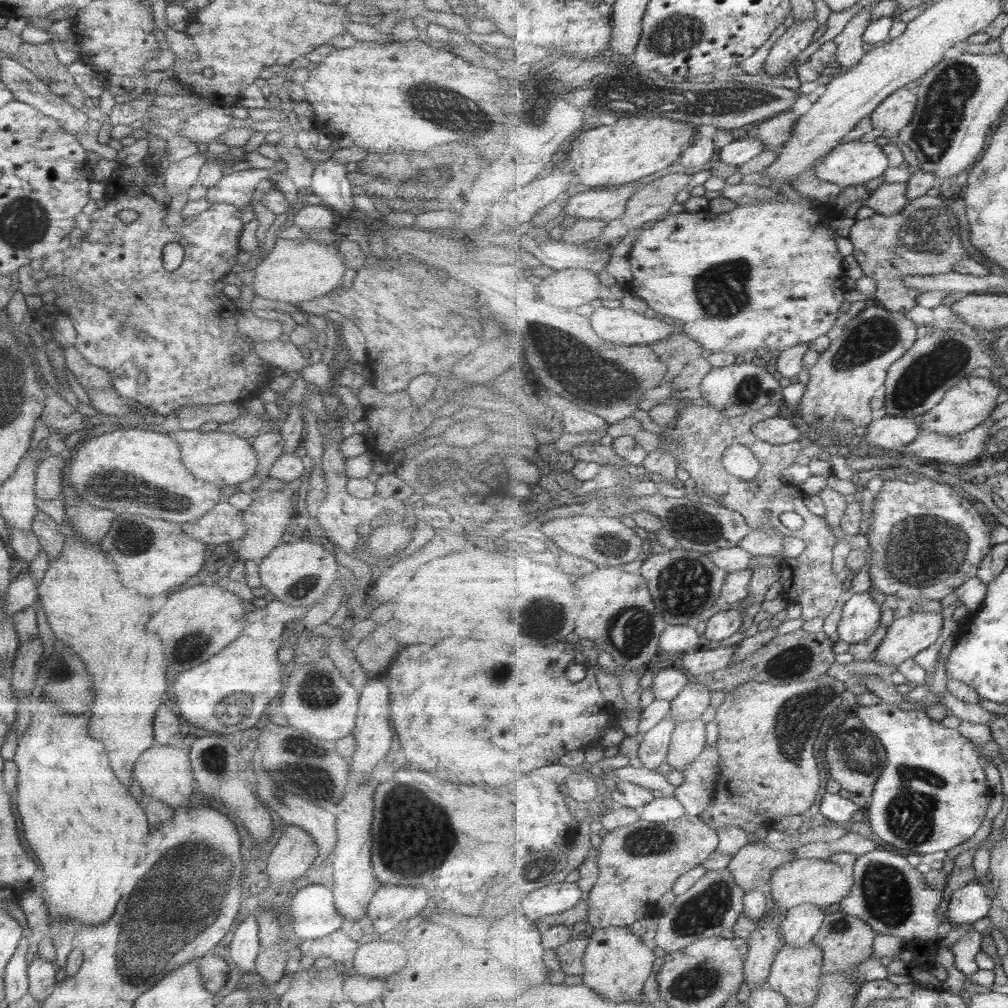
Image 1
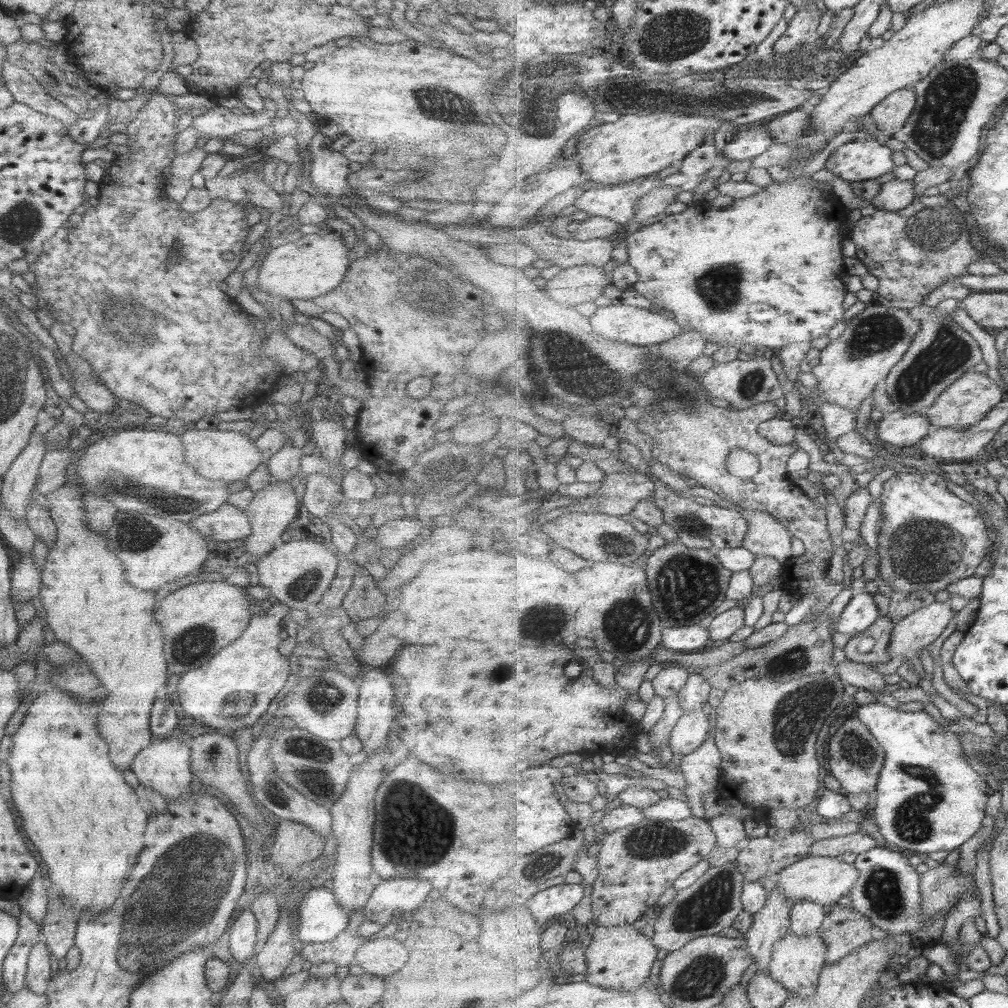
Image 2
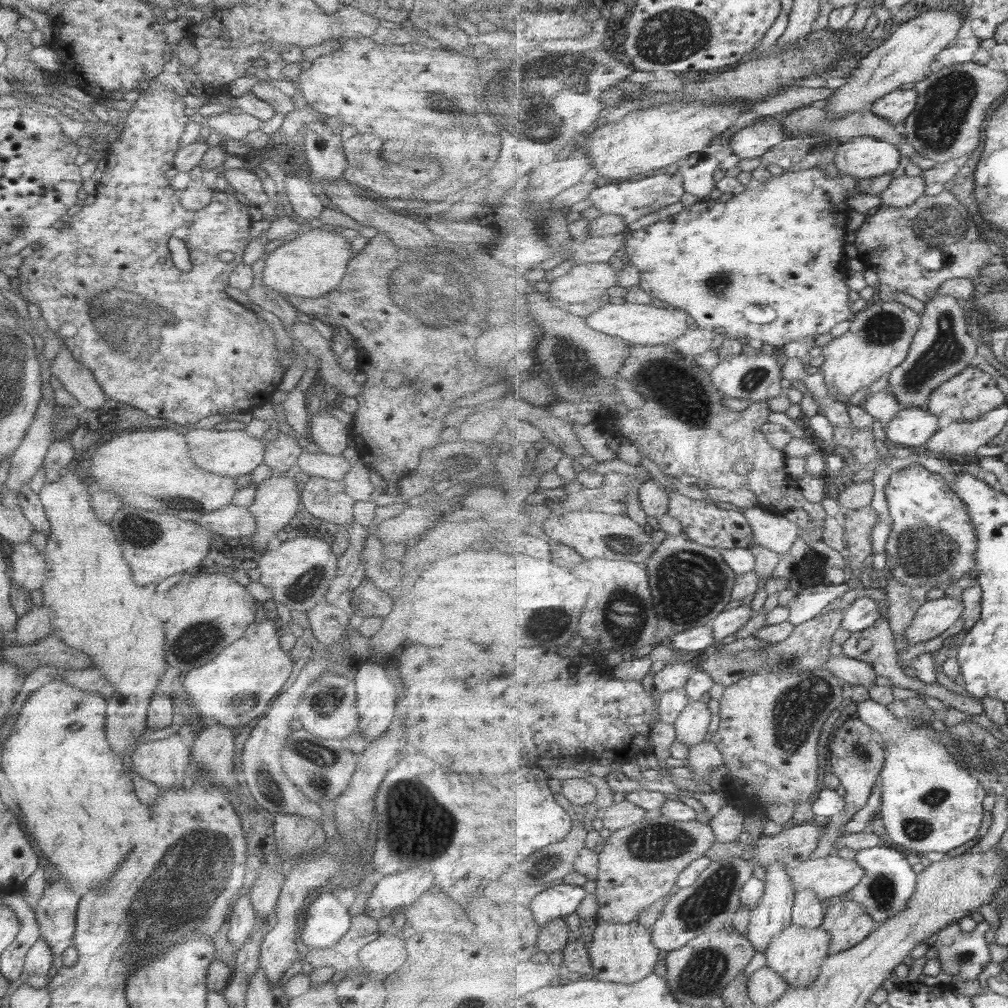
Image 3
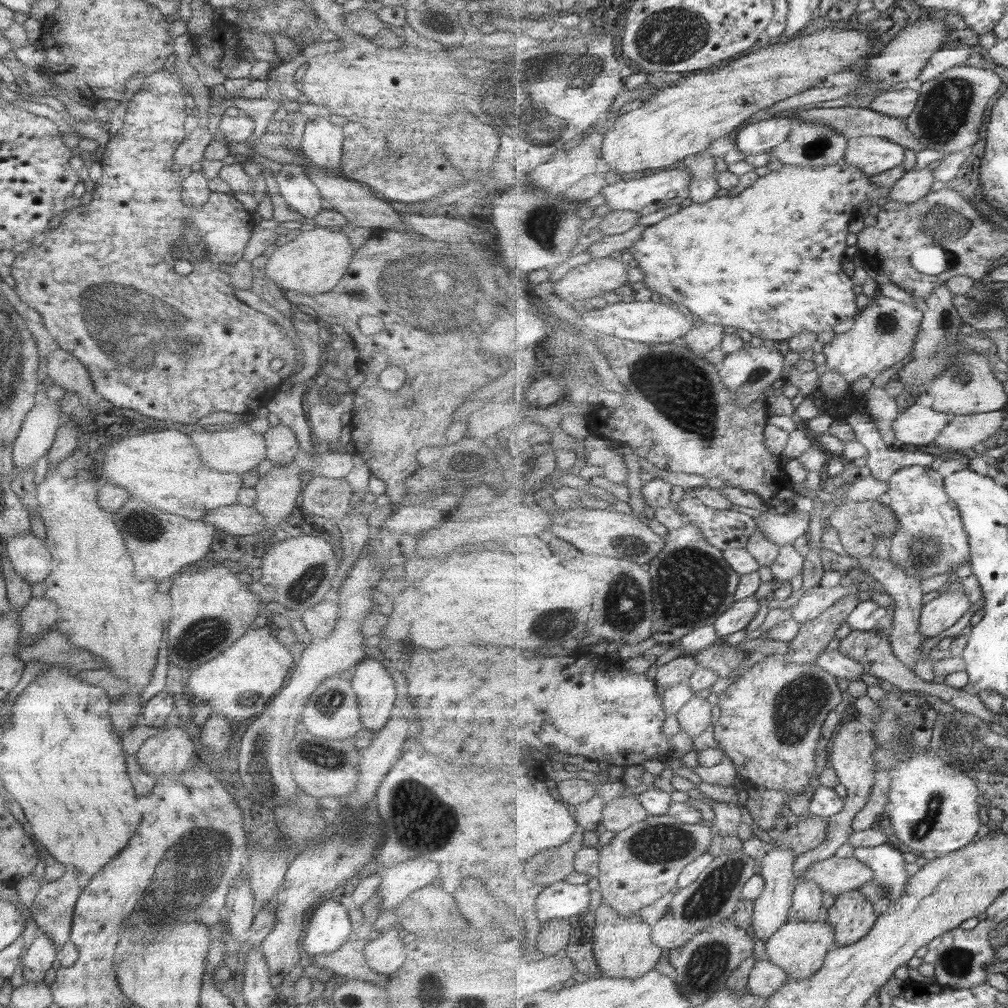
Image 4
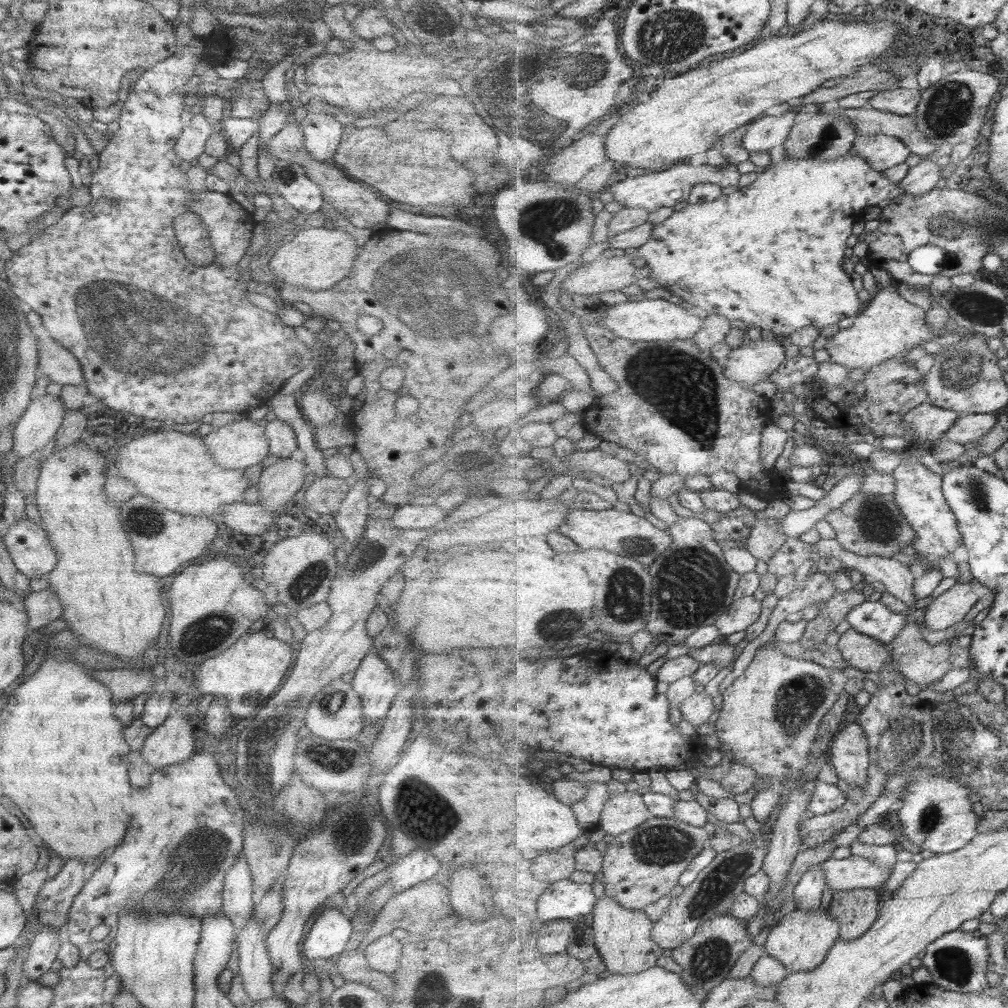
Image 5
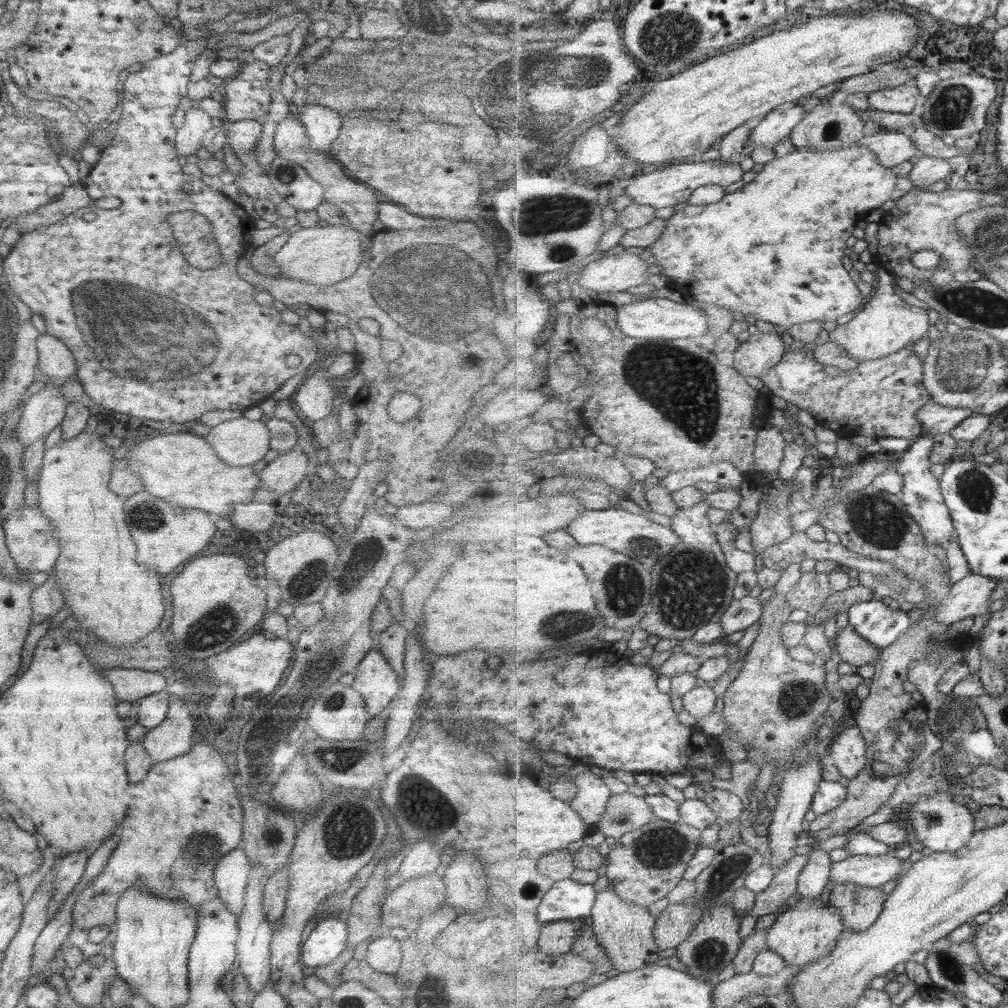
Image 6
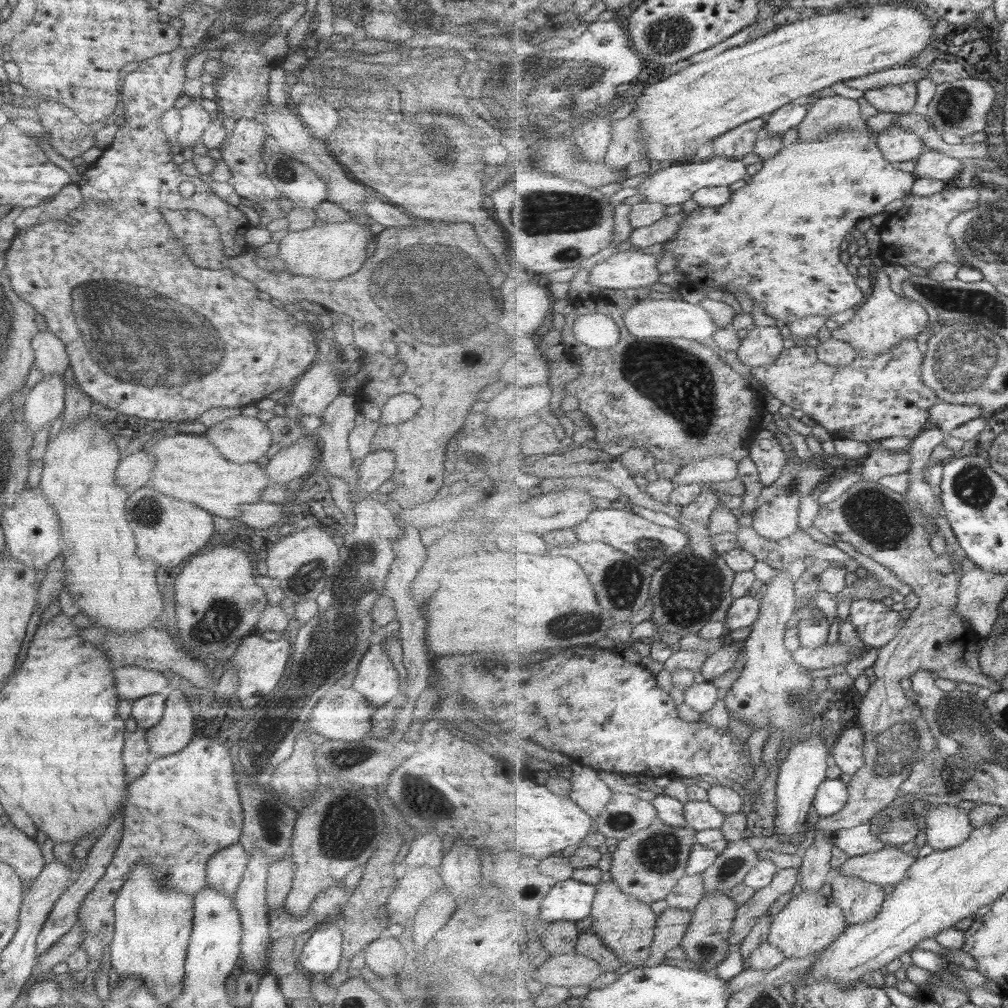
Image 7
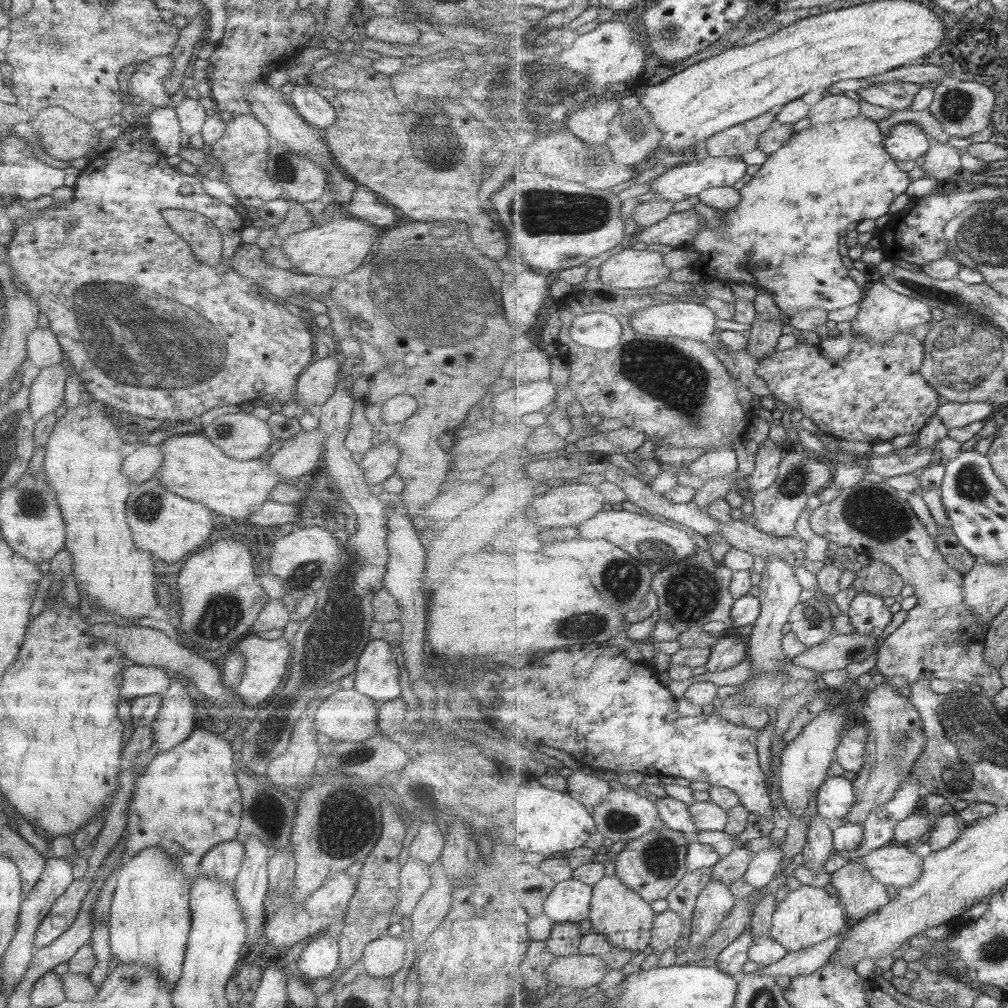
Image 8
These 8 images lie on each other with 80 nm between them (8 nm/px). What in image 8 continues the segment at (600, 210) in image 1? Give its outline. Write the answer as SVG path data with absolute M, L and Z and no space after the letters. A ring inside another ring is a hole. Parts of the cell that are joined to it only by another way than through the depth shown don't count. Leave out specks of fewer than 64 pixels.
M708 156L704 159L693 160L691 163L684 163L678 167L668 168L656 179L652 180L650 190L656 193L657 197L668 198L673 202L687 200L691 196L698 194L711 187L731 187L735 186L745 174L747 174L747 163L742 157Z

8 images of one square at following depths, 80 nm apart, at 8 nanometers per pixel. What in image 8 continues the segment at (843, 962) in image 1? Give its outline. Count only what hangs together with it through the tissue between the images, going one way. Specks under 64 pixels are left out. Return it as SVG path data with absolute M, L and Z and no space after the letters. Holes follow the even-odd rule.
M861 859L850 861L831 876L831 884L846 907L850 923L877 913L880 907L893 899L887 891L887 885L873 878L865 865L861 865Z

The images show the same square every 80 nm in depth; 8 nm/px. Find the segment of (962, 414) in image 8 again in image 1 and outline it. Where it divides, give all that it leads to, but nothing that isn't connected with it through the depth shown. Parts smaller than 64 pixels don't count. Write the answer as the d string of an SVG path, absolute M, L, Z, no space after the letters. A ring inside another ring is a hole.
M886 414L867 426L863 438L869 445L878 446L885 451L893 448L902 450L904 446L911 444L921 431L911 418Z

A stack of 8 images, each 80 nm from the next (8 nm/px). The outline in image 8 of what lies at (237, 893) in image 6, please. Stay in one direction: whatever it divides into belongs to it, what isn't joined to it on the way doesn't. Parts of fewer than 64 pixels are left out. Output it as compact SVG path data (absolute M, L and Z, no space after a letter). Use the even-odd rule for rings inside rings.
M235 840L220 843L201 856L200 874L220 882L231 882L237 876L243 857L243 846Z

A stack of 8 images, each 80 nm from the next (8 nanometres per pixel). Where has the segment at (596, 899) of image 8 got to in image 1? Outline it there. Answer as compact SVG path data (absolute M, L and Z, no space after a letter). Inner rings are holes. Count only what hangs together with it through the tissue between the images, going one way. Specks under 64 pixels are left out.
M630 927L594 928L583 957L585 972L581 975L582 980L605 999L637 1001L643 998L645 982L653 972L657 957L652 946L633 933Z

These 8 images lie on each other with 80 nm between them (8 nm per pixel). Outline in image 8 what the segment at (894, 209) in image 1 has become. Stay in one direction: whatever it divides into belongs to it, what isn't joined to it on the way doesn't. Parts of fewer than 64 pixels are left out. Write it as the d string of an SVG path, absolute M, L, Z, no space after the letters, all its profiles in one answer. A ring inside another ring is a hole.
M933 142L925 153L922 170L938 181L958 180L963 174L963 160L958 148L948 143Z

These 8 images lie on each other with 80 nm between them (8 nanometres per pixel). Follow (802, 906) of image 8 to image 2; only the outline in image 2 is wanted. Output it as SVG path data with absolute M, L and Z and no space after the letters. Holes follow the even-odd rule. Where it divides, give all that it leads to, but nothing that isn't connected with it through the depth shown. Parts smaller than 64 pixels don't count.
M789 932L779 942L775 943L771 962L767 972L789 990L789 994L797 995L801 999L813 997L817 993L820 974L826 965L828 944L820 934L815 936L799 936Z

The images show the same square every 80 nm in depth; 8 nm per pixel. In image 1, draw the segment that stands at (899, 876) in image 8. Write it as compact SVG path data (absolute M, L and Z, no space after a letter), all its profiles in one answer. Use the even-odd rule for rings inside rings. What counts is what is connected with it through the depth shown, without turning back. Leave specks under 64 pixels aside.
M795 859L773 869L769 882L773 902L788 912L803 903L831 909L832 904L840 903L850 895L853 885L856 883L856 877L853 873L845 872L845 869L829 860Z

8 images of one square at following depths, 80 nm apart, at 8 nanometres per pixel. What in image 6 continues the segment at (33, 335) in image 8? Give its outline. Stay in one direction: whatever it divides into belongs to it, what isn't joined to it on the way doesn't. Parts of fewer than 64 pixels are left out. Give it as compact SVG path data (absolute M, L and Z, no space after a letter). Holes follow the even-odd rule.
M40 334L35 339L38 360L36 369L56 386L76 376L76 364L69 349L57 338Z

